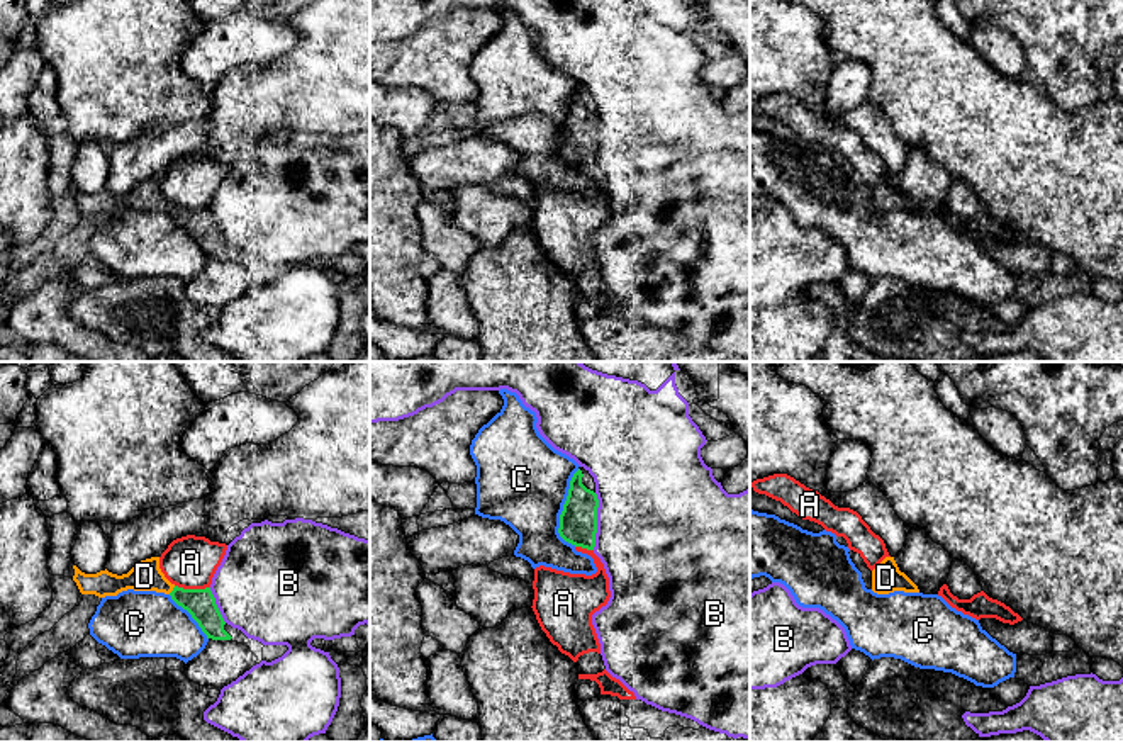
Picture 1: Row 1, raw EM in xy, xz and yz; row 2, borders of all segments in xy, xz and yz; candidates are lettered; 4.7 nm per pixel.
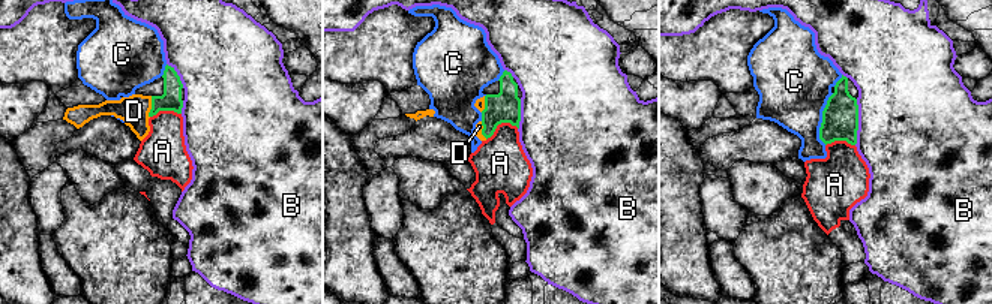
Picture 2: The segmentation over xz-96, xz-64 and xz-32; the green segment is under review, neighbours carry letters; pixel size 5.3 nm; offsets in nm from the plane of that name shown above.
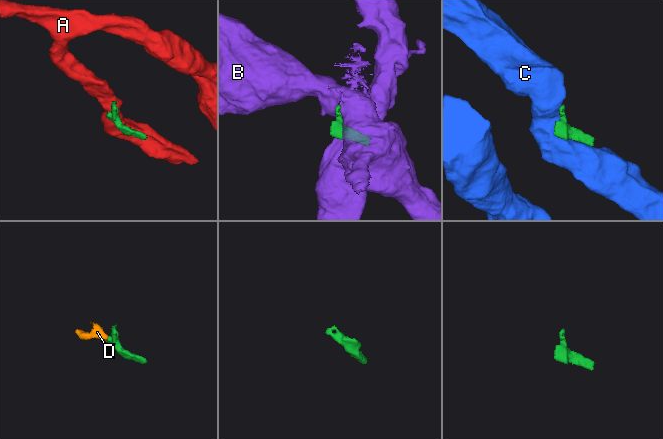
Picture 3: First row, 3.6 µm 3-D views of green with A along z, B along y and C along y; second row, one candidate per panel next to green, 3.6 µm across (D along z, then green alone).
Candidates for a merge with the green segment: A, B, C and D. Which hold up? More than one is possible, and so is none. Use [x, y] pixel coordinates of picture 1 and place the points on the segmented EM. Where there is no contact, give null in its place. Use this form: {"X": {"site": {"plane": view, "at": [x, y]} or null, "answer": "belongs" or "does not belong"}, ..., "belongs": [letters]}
{"A": {"site": {"plane": "xy", "at": [192, 590]}, "answer": "does not belong"}, "B": {"site": {"plane": "xz", "at": [596, 522]}, "answer": "does not belong"}, "C": {"site": {"plane": "xz", "at": [564, 508]}, "answer": "does not belong"}, "D": {"site": {"plane": "xy", "at": [173, 590]}, "answer": "belongs"}, "belongs": ["D"]}

